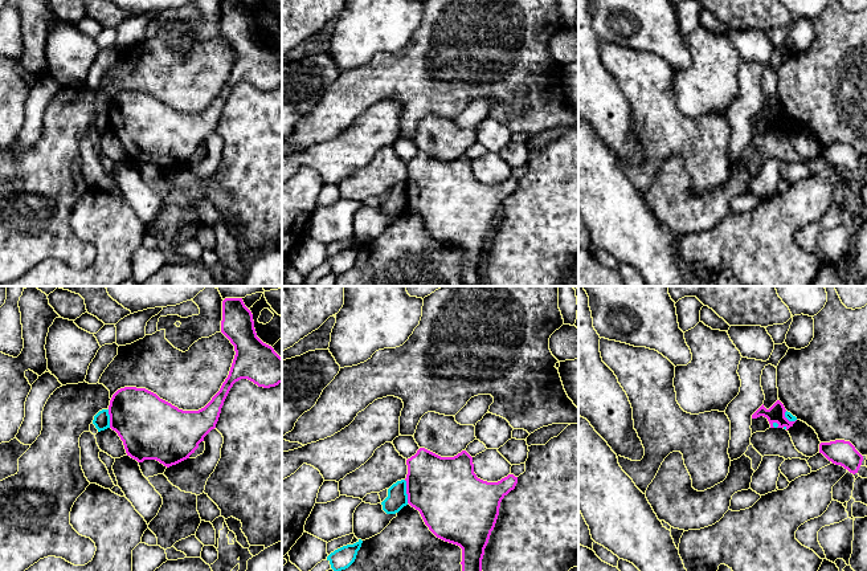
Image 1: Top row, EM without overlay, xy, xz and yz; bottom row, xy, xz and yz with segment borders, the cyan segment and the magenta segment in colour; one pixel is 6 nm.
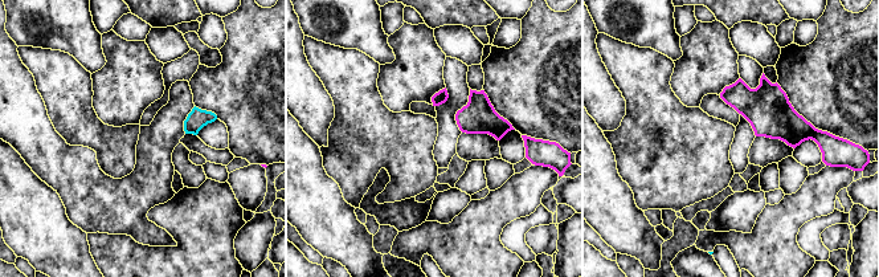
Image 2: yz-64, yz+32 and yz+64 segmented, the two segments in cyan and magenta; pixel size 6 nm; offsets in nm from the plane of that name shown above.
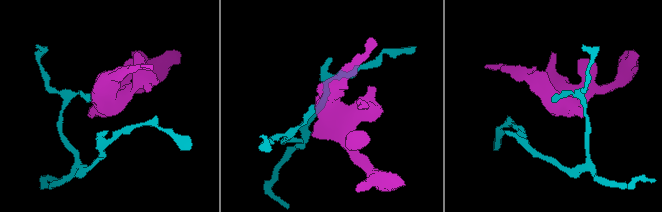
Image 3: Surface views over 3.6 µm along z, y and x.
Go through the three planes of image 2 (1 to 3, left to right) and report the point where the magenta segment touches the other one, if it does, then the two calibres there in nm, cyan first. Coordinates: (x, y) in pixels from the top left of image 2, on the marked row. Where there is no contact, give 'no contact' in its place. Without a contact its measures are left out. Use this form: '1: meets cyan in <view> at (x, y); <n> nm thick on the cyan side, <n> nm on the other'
1: no contact
2: no contact
3: no contact

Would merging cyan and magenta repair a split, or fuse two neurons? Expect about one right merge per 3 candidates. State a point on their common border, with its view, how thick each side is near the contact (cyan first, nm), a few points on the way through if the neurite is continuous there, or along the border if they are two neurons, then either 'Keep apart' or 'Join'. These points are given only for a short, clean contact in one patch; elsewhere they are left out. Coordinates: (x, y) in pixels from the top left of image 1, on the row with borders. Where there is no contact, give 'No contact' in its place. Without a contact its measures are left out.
Touches cyan at xz (405, 492). Thickness 120 nm (cyan) against 420 nm. Boundary: xz (404, 480), (408, 502). Keep apart

